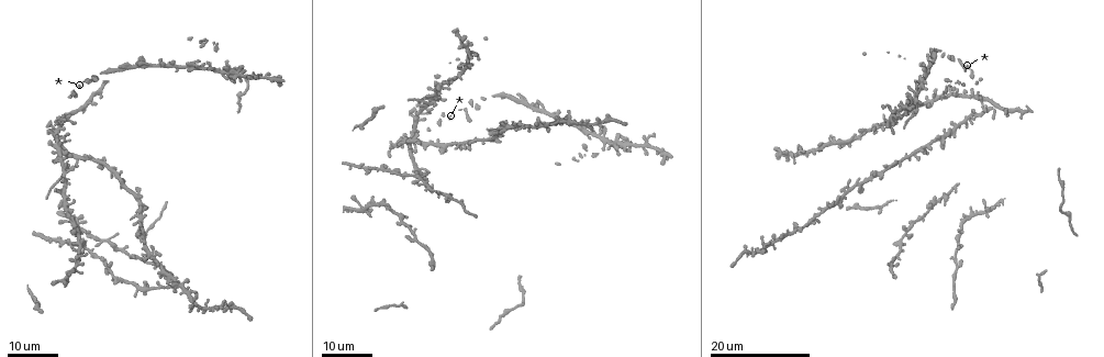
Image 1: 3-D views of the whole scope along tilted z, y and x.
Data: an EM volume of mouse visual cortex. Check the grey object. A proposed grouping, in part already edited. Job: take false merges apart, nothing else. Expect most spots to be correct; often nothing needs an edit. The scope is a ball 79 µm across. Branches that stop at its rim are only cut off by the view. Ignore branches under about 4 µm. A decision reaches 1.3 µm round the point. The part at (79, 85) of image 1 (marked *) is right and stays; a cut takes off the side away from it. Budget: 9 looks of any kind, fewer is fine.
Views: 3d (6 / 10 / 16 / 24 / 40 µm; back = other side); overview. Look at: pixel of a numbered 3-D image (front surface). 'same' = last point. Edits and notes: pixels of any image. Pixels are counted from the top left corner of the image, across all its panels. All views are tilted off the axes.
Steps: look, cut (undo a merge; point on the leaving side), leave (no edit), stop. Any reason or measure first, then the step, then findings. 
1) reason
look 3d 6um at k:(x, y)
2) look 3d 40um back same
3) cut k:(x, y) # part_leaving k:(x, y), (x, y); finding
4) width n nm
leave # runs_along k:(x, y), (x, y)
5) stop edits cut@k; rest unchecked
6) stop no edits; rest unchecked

looks like a crossing
look 3d 16um at 1:(53, 148)

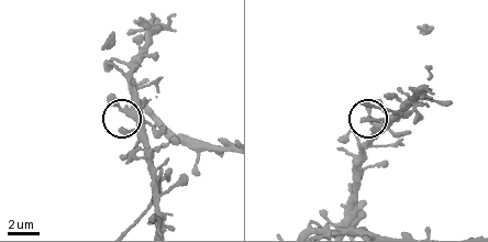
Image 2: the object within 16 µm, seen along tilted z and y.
zoom in
look 3d 10um at 2:(130, 112)

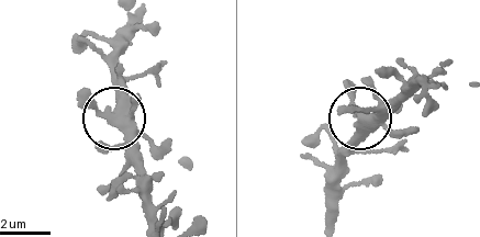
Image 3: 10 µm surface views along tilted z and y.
width 390 nm
leave # continuous, no second neuron

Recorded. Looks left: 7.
looks like a crossing
look 3d 16um at 1:(435, 102)

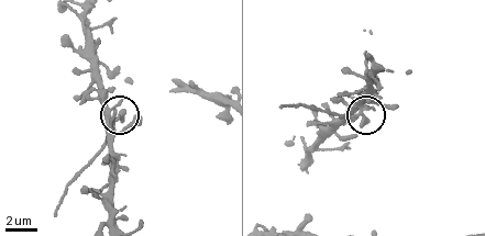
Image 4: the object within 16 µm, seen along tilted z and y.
look 3d 10um at 4:(117, 117)

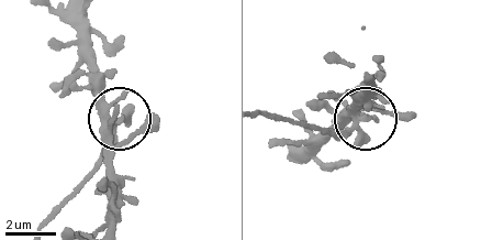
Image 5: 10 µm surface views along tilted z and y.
side_arm 8 um
cut 5:(328, 130) # part_leaving 5:(349, 130), (339, 139), (265, 118); a second neuron is stuck on

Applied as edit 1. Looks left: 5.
look overview

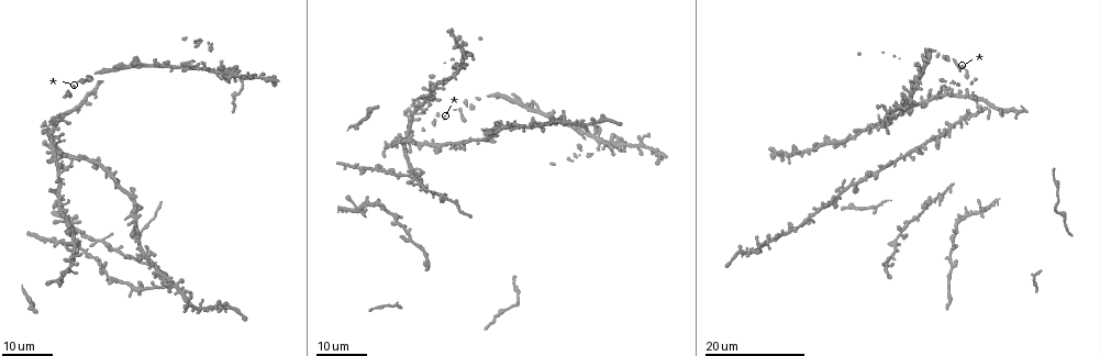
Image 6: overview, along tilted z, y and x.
thin arm on a thick one
look 3d 24um at 6:(899, 233)

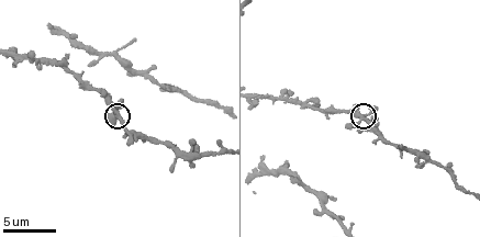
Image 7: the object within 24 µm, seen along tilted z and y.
look 3d 10um at 7:(116, 111)

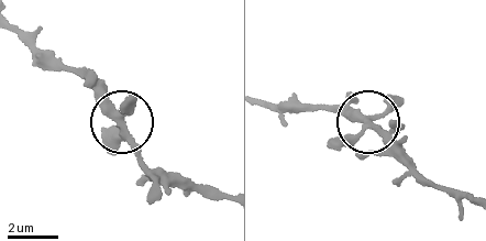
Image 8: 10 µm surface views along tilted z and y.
arms 4
leave # all the same neuron

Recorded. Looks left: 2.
thin arm on a thick one
look 3d 10um at 7:(328, 211)

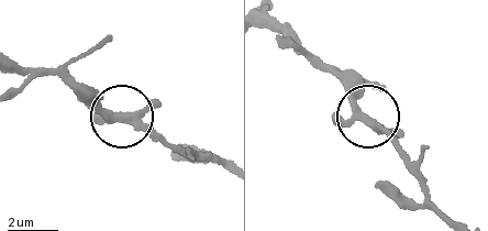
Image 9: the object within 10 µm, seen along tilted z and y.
arms 4
leave # continuous, no second neuron

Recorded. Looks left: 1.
stop edits cut@5; rest unchecked

